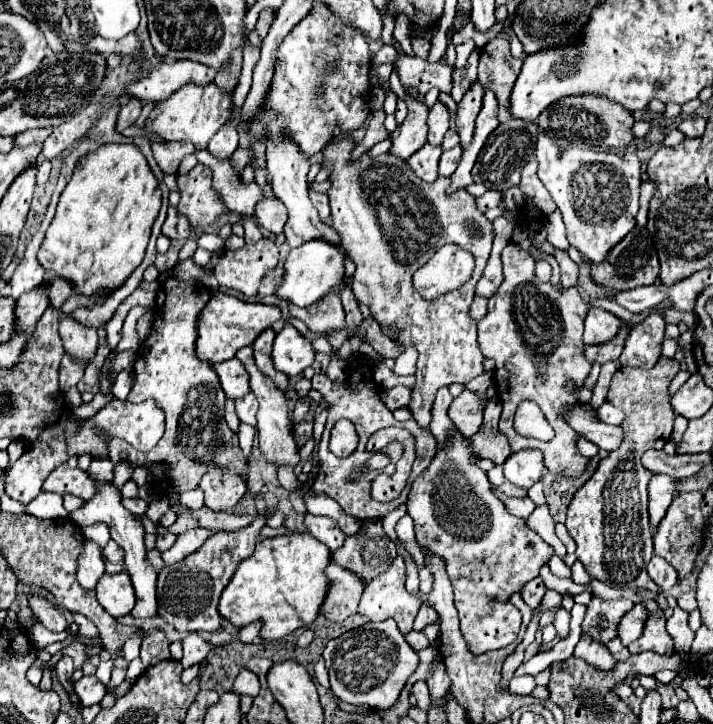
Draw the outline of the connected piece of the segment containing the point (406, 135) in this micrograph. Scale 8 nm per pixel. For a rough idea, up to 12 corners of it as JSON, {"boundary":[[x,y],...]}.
{"boundary":[[409,90],[409,116],[391,134],[389,154],[401,160],[427,142],[429,108]]}

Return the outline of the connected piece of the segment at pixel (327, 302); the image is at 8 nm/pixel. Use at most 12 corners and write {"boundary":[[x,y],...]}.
{"boundary":[[327,294],[309,308],[289,306],[319,336],[345,328],[337,294]]}

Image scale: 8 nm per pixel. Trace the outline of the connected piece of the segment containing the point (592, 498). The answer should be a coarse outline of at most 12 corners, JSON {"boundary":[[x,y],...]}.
{"boundary":[[679,362],[619,368],[607,402],[625,442],[565,526],[591,578],[655,592],[641,454],[663,448]]}

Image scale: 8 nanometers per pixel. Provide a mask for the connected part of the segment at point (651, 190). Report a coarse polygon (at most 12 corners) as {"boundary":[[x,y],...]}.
{"boundary":[[651,179],[641,182],[636,225],[648,221],[648,208],[656,186]]}

